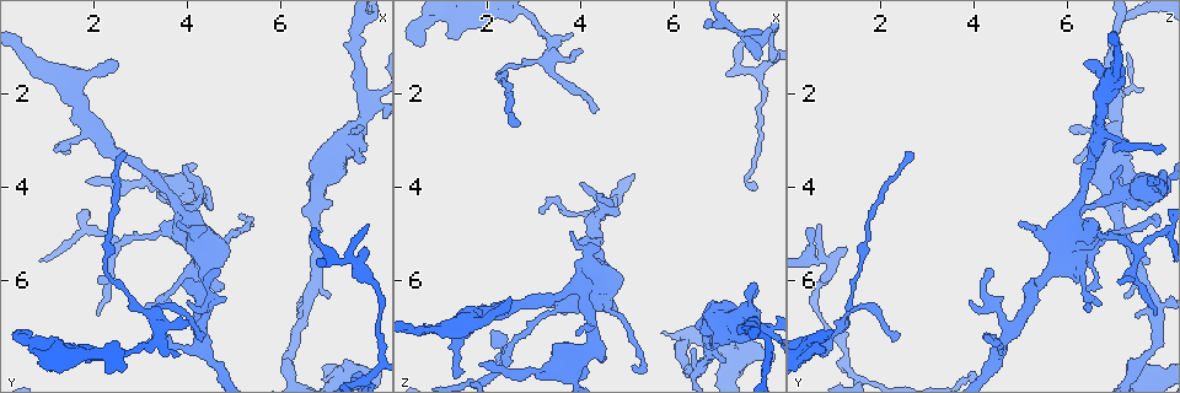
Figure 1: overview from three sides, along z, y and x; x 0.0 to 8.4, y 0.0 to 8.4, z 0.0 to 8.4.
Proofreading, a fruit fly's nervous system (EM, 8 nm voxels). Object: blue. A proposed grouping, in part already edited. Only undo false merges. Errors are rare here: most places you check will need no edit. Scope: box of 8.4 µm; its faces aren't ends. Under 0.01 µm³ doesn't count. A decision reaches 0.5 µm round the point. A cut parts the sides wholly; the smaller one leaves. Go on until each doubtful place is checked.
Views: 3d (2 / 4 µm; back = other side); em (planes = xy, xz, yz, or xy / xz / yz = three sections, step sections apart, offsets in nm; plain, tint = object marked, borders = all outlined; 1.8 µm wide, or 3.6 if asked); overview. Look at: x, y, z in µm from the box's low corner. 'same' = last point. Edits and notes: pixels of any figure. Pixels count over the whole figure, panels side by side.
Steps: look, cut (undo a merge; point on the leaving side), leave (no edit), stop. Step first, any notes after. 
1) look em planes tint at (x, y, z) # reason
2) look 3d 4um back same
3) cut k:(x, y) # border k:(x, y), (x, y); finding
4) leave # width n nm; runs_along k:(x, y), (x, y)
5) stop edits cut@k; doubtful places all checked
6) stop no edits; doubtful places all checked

look em xy step 4 tint at (7.45, 2.95, 6.95) # abrupt turn

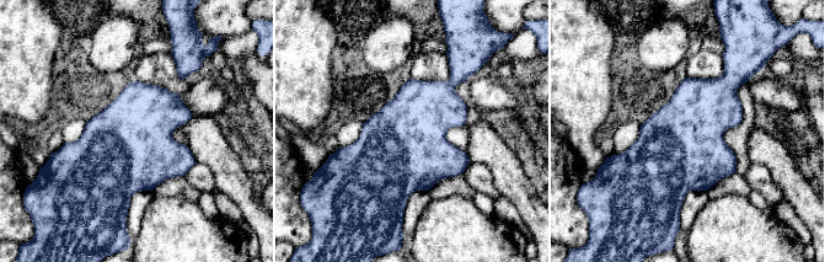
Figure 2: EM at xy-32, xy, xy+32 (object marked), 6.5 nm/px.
look em planes tint same

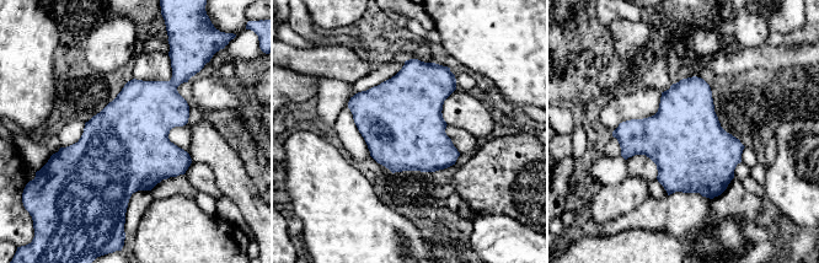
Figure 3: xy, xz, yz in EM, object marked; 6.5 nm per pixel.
leave # width 500 nm; all the same cell

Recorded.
look 3d 4um at (4.00, 4.95, 6.30) # sudden change in width

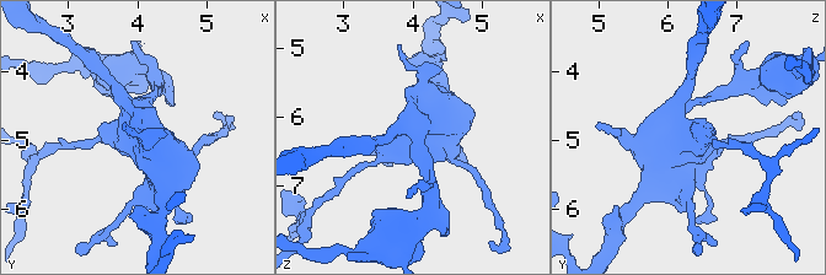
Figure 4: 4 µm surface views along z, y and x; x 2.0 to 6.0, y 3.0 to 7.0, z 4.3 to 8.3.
look em 3.6um xz step 4 tint at (4.00, 4.95, 6.30) # need the tissue

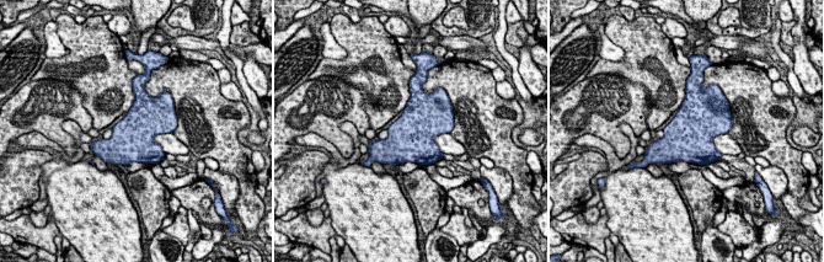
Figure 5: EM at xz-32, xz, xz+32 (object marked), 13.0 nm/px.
look em 3.6um planes tint same

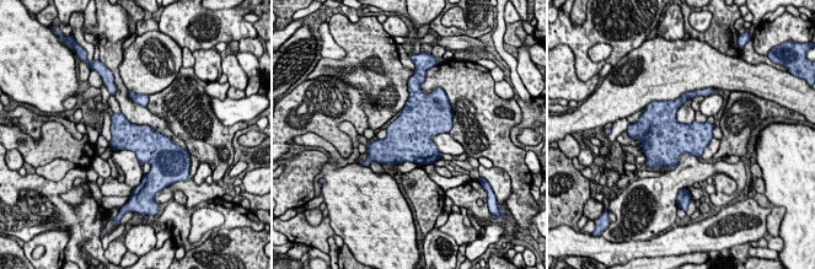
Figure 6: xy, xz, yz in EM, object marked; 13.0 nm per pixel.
leave # width 400 nm; one cell here

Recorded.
look 3d 4um back at (3.30, 6.85, 1.20) # two arms in line, one across

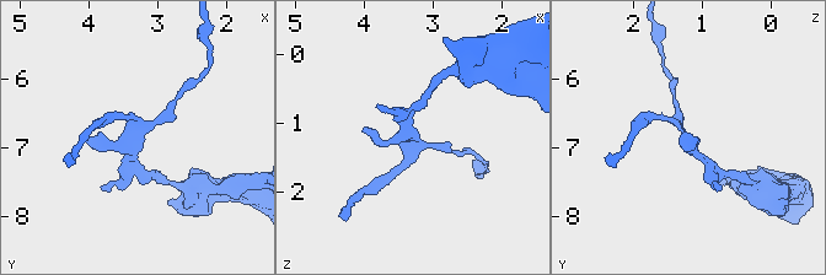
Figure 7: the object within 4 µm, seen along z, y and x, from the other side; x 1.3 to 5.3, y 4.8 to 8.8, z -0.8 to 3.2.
look em planes plain at (3.30, 6.90, 1.15)

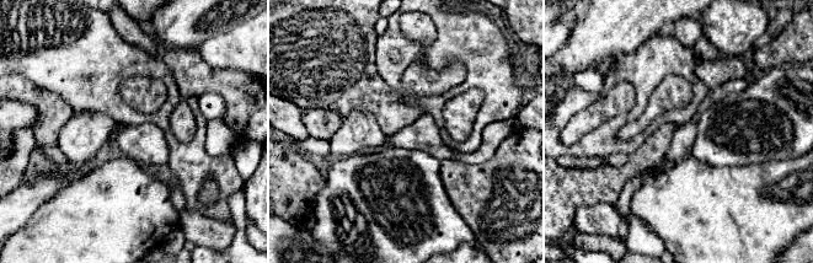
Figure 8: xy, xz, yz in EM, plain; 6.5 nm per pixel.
look em planes borders same # see the neighbours

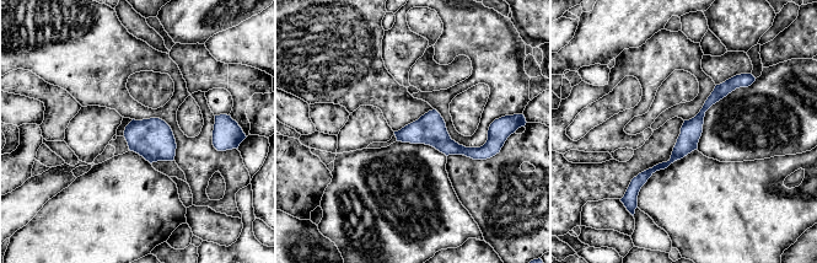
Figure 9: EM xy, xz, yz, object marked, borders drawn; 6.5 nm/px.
leave # runs_along 9:(745, 82), (721, 90), (680, 151), (637, 181); one cell here

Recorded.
stop no edits; doubtful places all checked

